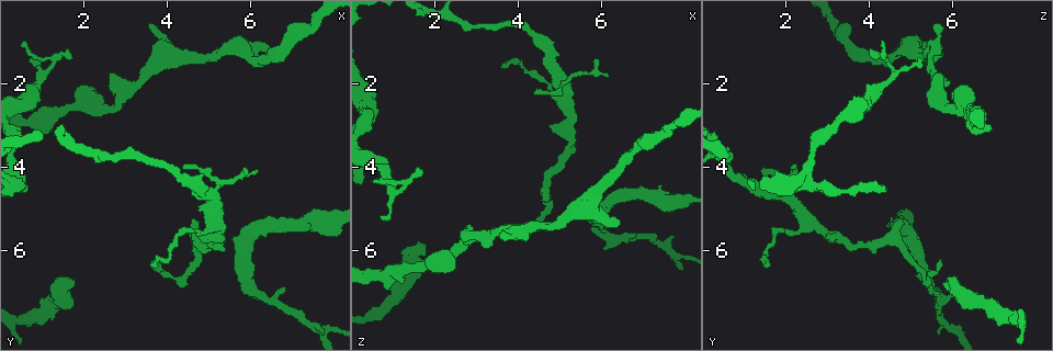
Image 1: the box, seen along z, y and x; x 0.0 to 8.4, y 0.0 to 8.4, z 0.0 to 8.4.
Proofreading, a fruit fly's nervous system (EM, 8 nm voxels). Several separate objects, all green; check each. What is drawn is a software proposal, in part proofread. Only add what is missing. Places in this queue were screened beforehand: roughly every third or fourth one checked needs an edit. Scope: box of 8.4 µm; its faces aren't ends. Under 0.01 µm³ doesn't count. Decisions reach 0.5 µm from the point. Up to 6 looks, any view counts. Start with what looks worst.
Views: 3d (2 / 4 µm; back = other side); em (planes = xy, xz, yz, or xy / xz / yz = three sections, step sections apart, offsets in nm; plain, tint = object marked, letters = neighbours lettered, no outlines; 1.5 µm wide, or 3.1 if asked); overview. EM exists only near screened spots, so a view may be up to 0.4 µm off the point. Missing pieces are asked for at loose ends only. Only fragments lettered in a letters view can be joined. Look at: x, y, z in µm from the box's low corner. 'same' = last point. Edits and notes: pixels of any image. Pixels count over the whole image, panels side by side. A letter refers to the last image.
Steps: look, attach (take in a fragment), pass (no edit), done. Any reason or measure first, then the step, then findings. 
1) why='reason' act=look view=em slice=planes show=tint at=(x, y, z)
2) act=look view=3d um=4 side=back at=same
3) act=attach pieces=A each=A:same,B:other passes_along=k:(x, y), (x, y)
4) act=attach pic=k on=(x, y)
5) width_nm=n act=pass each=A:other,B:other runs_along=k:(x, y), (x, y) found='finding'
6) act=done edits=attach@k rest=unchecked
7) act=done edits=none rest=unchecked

why='end of a long branch' act=look view=3d um=4 at=(3.60, 6.35, 1.55)

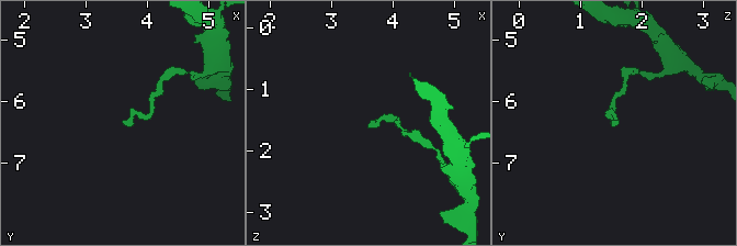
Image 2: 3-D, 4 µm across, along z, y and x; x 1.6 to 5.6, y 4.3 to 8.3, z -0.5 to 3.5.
why='shape alone is not enough' act=look view=em slice=yz step=4 show=letters at=(3.65, 6.35, 1.55)

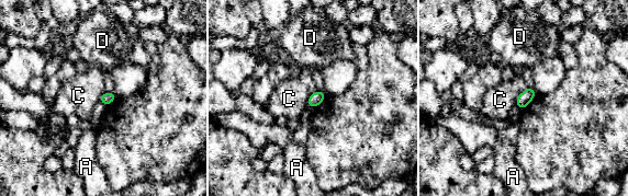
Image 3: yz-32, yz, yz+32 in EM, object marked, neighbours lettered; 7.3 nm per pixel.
why='cut it another way' act=look view=em slice=planes show=letters at=same

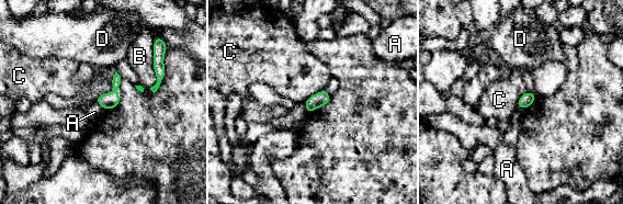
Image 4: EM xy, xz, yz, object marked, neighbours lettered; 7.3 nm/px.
width_nm=90 act=pass each=A:other,B:other,C:other,D:other border=4:(95, 102), (104, 110) found='none of them fits'

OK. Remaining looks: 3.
why='an open end' act=look view=em slice=yz step=8 show=letters at=(0.70, 1.45, 5.20)

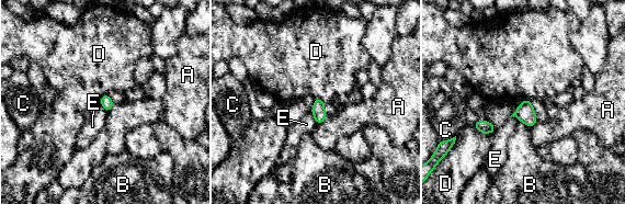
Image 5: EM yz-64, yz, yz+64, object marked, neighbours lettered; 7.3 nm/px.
act=look view=em slice=planes show=letters at=same

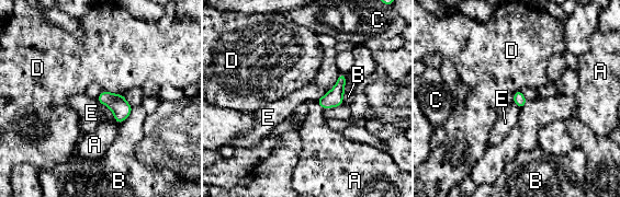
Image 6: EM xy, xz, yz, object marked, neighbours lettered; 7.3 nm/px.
act=pass each=A:other,B:other,C:other,D:other,E:other border=6:(96, 99), (111, 111), (116, 122) found='no lettered fragment goes on from it'

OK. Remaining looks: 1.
act=done edits=none rest=unchecked

